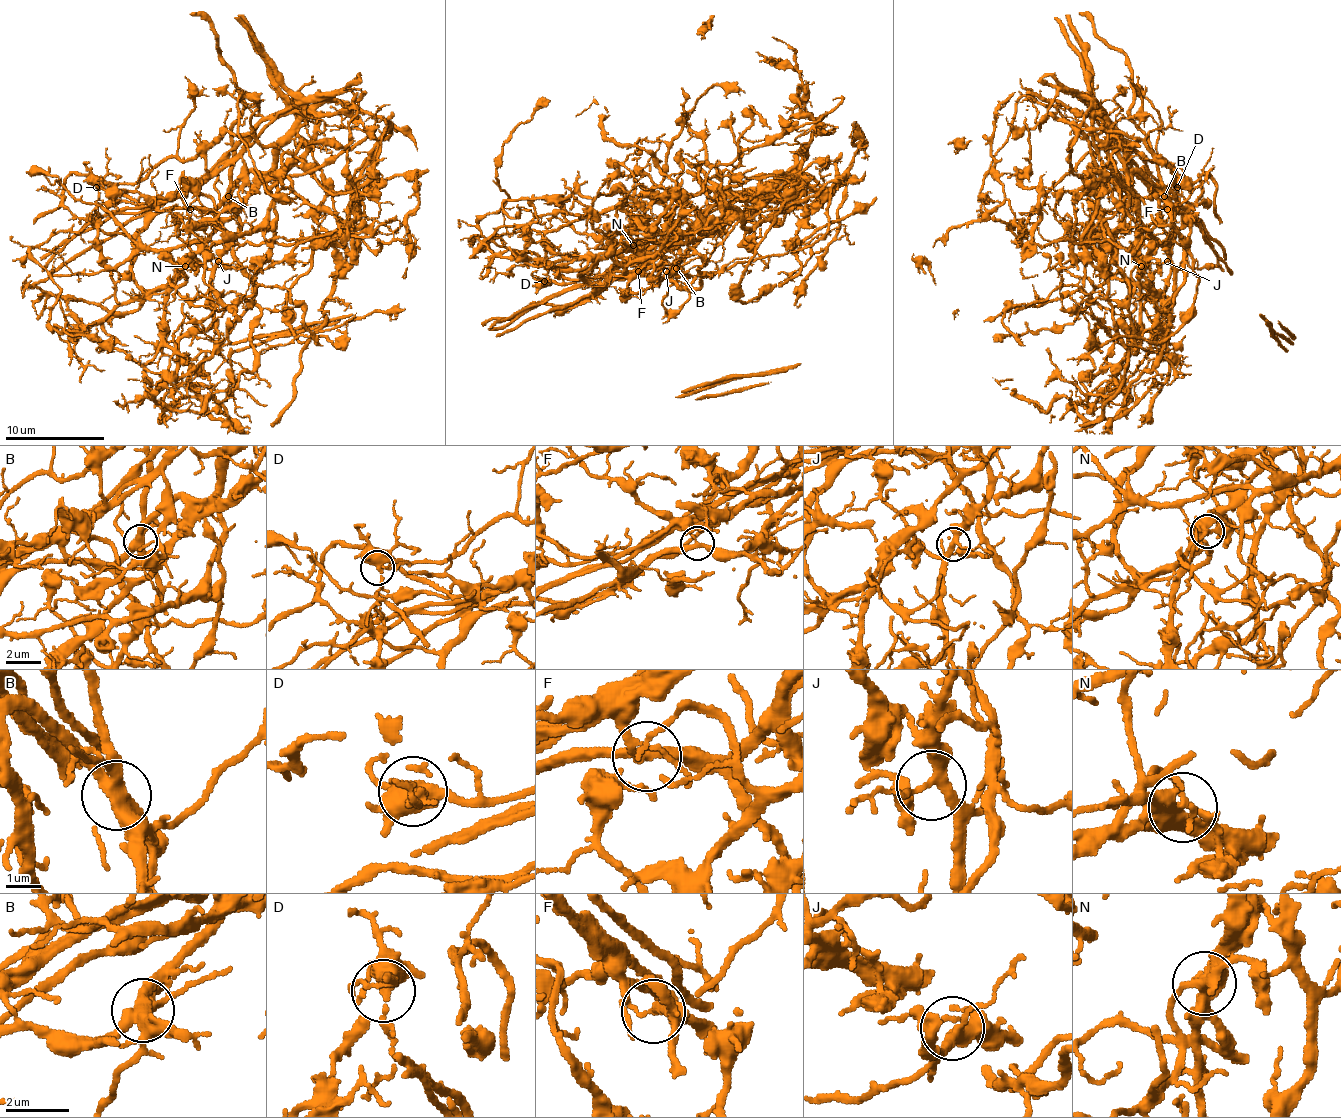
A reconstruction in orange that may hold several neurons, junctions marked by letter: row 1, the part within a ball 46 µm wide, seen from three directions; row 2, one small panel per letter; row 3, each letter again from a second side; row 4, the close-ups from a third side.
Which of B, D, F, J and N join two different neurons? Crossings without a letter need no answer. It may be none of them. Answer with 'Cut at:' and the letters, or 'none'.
Cut at: B, F, N

